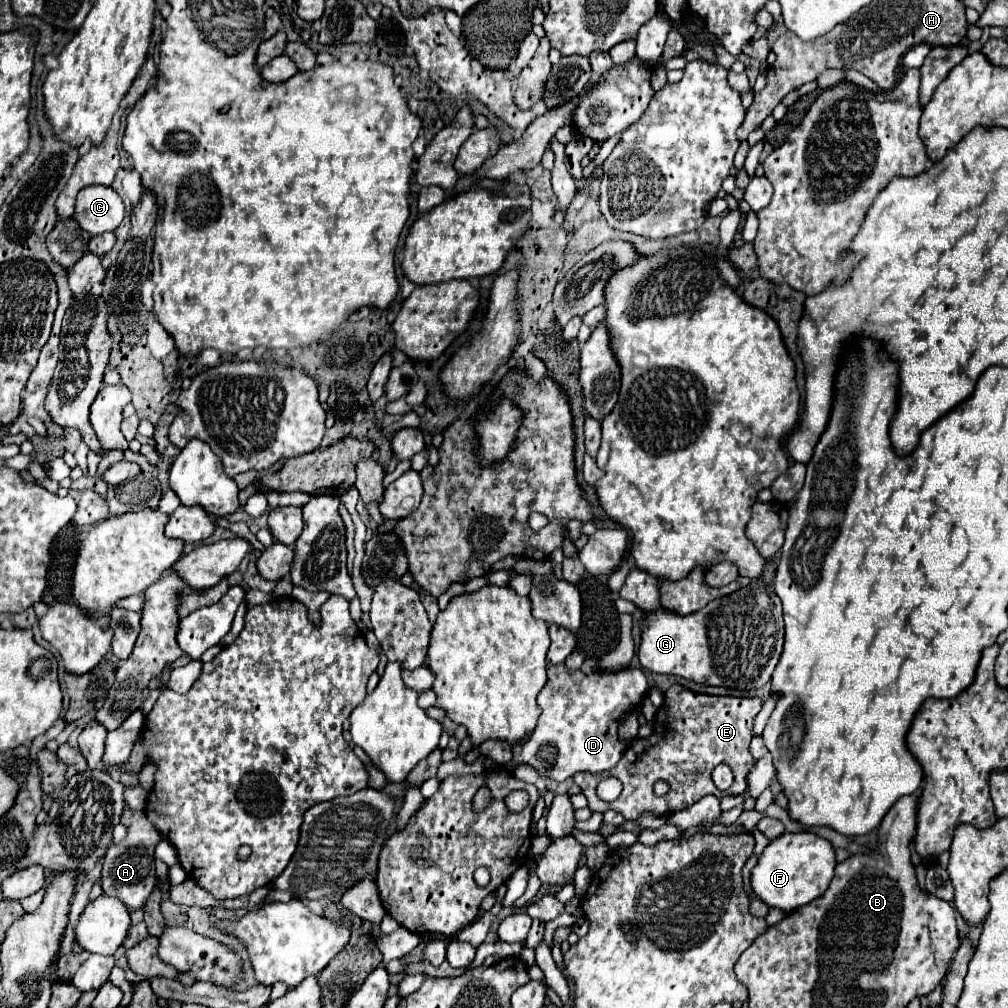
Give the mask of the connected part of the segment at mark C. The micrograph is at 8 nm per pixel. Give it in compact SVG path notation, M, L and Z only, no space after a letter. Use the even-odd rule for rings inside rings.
M84 187L76 199L74 219L92 237L116 231L124 219L124 203L112 187Z

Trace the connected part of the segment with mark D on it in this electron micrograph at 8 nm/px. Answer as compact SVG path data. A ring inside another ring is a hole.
M566 665L548 667L548 683L538 693L542 715L530 739L512 749L514 757L506 765L512 771L518 763L532 765L540 775L554 781L566 781L578 771L602 773L612 769L624 755L626 745L618 739L618 725L624 713L640 705L646 695L646 677L640 669L614 673L570 671Z

